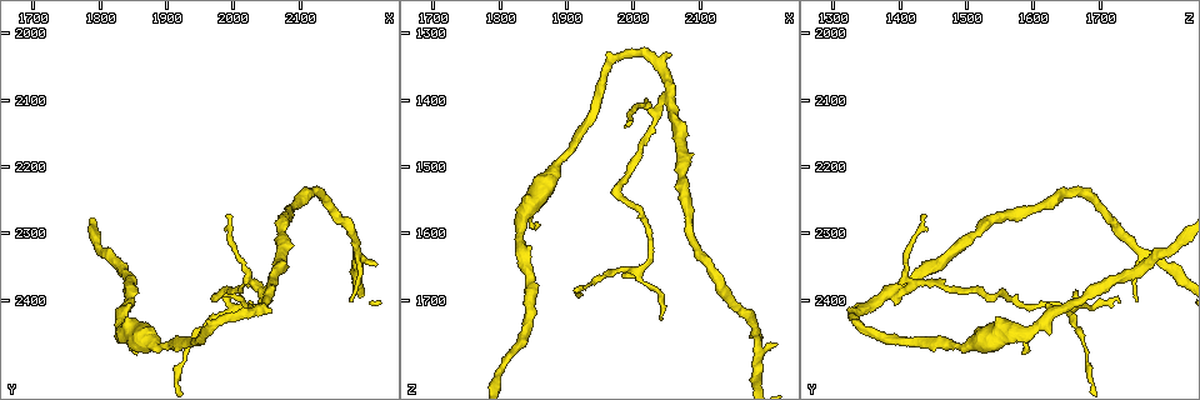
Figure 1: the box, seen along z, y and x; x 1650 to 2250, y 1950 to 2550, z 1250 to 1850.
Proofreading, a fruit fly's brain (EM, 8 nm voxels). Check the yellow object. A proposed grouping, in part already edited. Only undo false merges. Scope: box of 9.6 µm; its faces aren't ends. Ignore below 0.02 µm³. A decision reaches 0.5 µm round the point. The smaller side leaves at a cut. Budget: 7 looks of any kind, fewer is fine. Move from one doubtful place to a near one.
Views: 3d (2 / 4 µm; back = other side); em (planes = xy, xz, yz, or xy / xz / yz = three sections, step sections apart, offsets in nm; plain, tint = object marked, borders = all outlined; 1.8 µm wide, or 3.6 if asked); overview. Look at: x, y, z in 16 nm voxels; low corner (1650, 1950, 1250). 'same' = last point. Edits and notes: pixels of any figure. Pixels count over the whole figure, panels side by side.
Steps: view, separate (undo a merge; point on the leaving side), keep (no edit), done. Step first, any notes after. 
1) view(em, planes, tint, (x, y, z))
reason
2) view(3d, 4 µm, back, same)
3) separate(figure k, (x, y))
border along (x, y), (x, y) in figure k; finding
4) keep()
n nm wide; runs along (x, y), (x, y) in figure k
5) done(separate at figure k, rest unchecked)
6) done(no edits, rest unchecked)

view(3d, 4 µm, (2025, 2405, 1640))
sharp bend

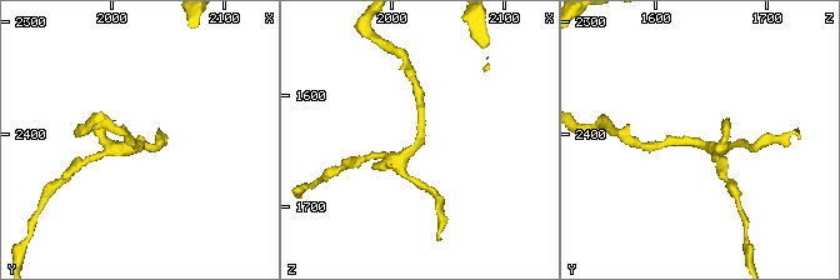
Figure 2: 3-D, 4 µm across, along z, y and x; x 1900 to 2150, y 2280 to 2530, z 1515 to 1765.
view(em, 3.6 µm, planes, plain, (2026, 2406, 1644))

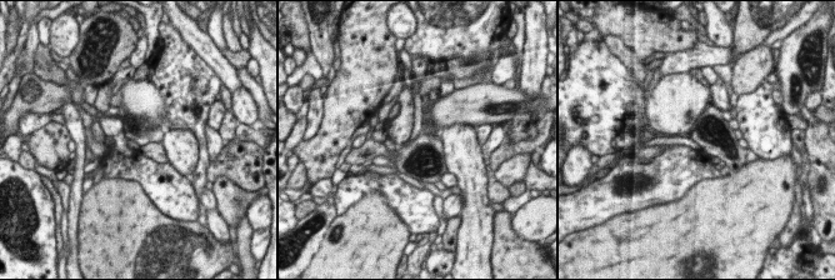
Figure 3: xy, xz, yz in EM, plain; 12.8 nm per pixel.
view(em, 3.6 µm, planes, tint, same)

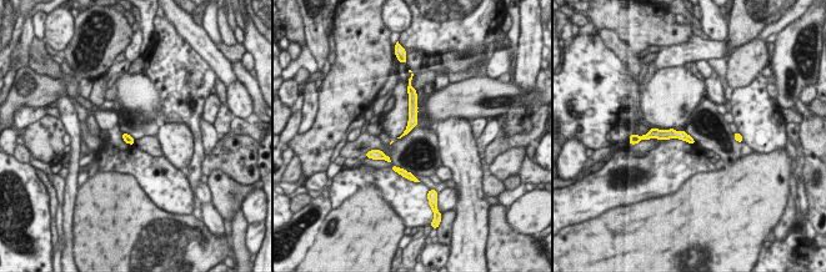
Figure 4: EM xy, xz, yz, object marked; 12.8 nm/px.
keep()
runs along (656, 131), (684, 135), (690, 140) in figure 4; continuous, no second neuron

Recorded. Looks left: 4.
view(3d, 4 µm, (1975, 2400, 1540))

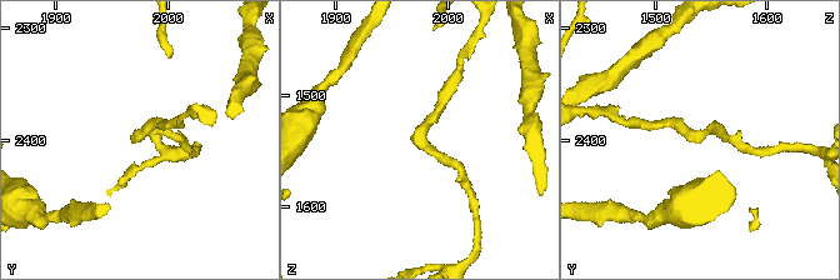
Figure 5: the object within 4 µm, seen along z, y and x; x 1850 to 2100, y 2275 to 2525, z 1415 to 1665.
view(em, planes, tint, (1976, 2396, 1534))
shape alone is not enough

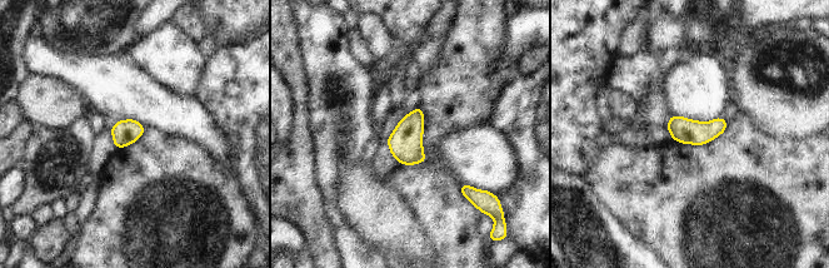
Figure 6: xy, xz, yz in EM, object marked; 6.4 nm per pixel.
keep()
one neuron here

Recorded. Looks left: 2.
view(em, 3.6 µm, planes, plain, (1840, 2445, 1575))

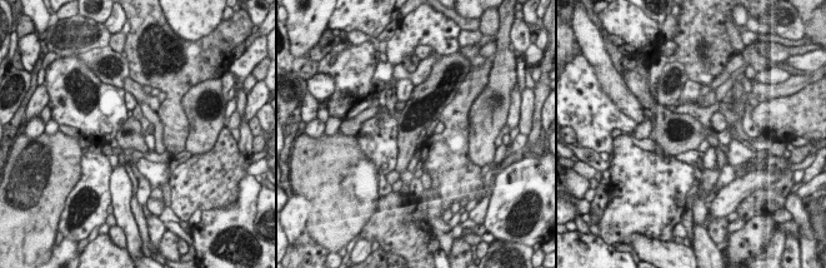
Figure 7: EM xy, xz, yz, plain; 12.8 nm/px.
view(em, 3.6 µm, planes, borders, same)

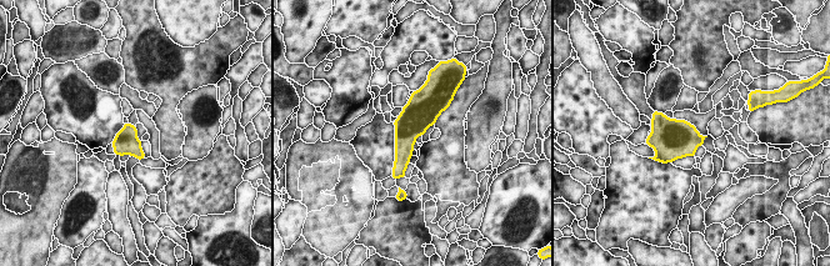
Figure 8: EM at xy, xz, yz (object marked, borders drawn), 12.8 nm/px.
keep()
one neuron here

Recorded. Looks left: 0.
done(no edits, rest unchecked)

